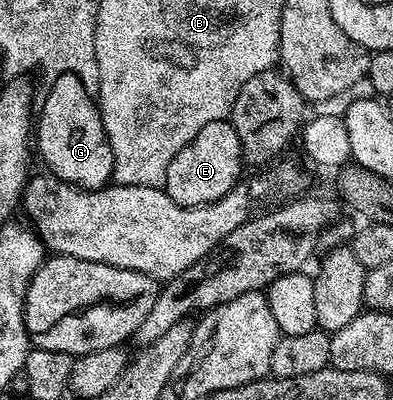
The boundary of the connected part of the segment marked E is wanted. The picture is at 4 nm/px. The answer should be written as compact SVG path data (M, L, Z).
M216 120L199 134L171 162L165 171L163 181L164 195L168 196L180 208L199 208L204 204L214 204L222 200L233 188L238 187L237 175L243 169L241 143L232 124L225 120Z

